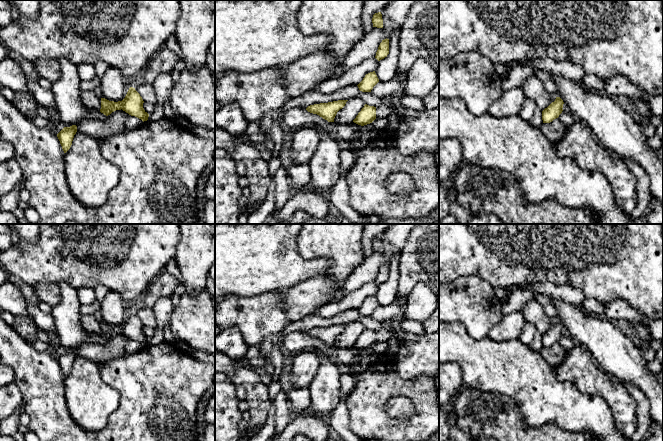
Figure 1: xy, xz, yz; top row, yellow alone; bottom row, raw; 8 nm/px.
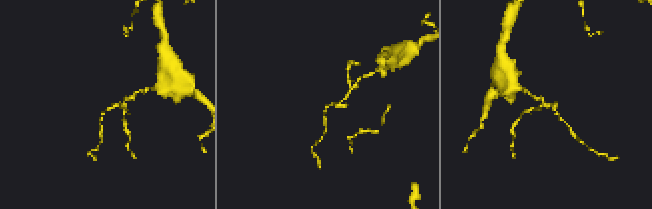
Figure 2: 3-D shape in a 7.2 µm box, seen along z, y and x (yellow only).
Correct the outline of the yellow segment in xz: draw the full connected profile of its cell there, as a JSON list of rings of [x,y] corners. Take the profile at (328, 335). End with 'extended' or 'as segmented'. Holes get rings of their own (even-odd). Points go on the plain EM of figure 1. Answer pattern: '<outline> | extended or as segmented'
[[[338,324],[328,327],[310,329],[306,334],[310,337],[317,338],[328,346],[334,346],[337,336],[342,333],[348,324]]] | as segmented

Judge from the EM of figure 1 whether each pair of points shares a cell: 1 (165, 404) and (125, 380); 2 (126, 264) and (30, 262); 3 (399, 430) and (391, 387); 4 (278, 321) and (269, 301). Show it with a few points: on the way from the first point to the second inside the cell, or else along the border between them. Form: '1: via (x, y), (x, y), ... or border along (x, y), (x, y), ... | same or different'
1: via (155, 394), (141, 380), (135, 380) | same
2: via (102, 269), (90, 269), (80, 263), (54, 263) | same
3: via (387, 422), (381, 416), (381, 399) | same
4: via (273, 316), (269, 312), (269, 306) | same

